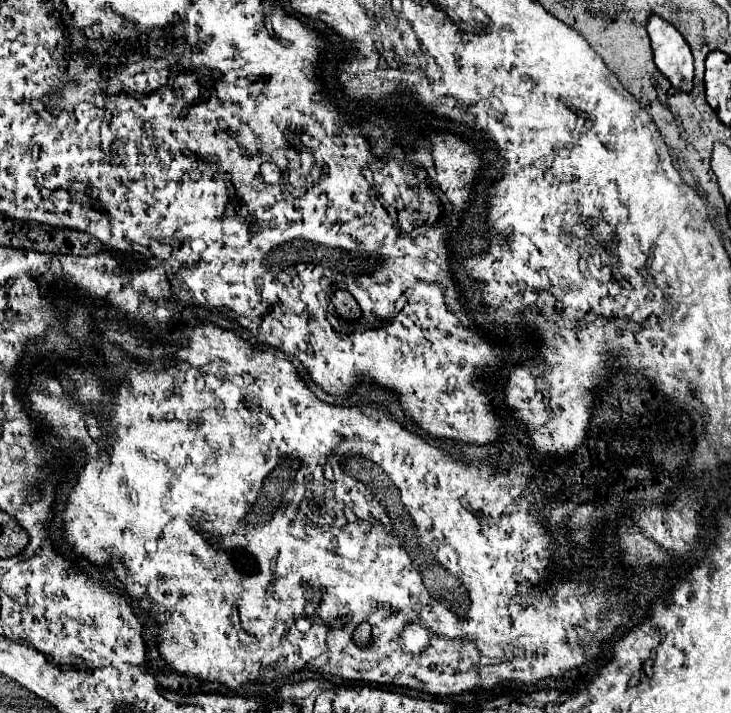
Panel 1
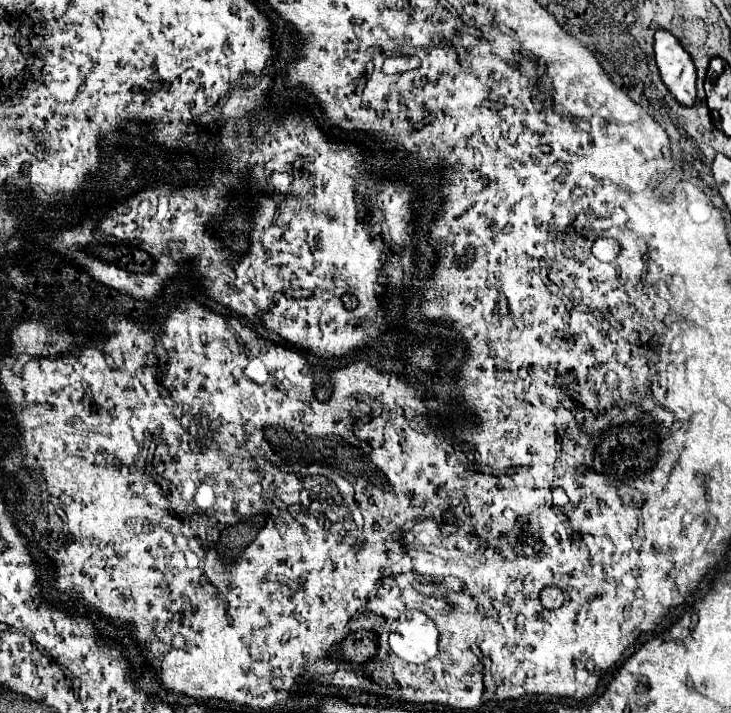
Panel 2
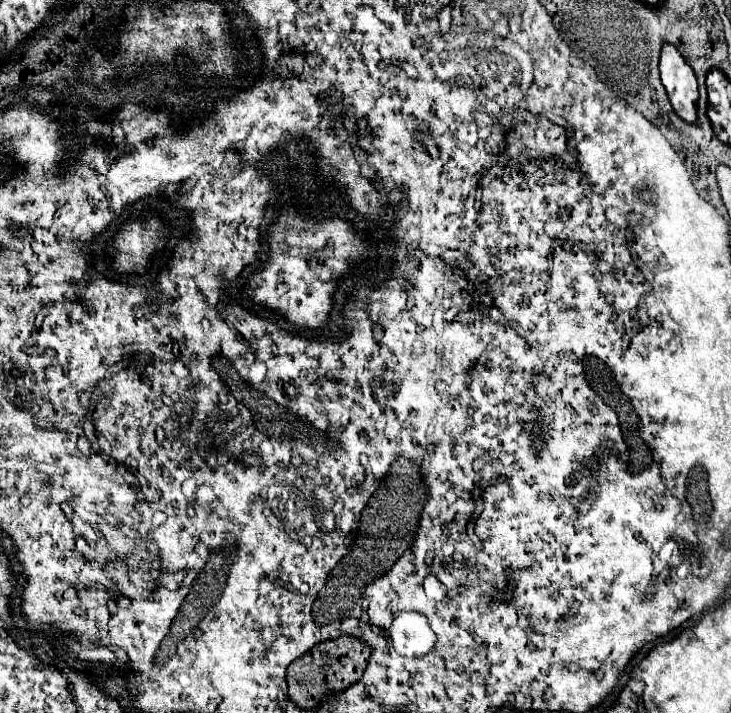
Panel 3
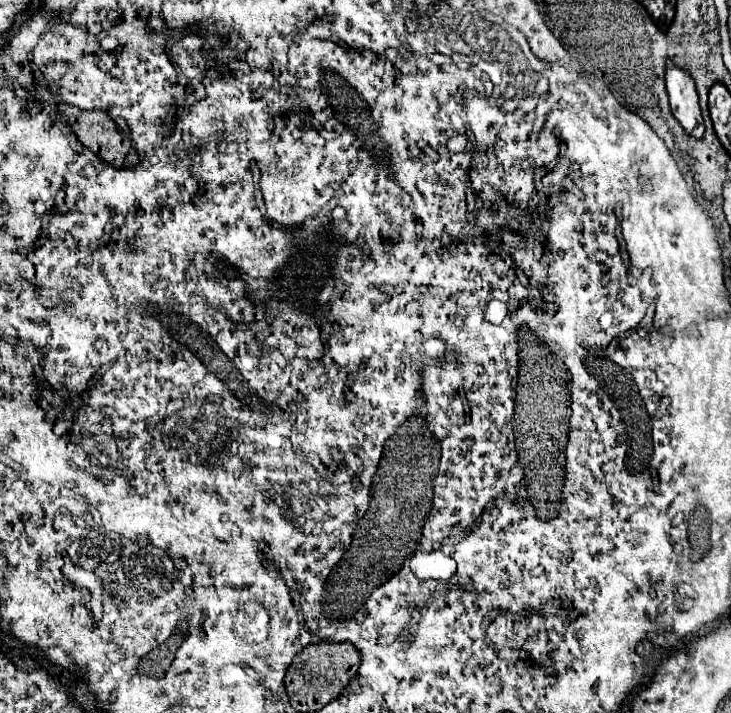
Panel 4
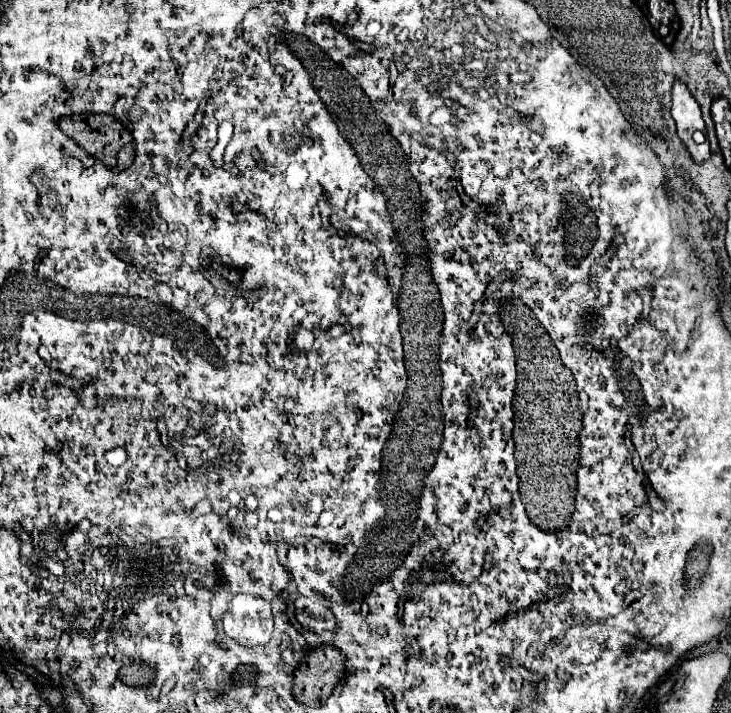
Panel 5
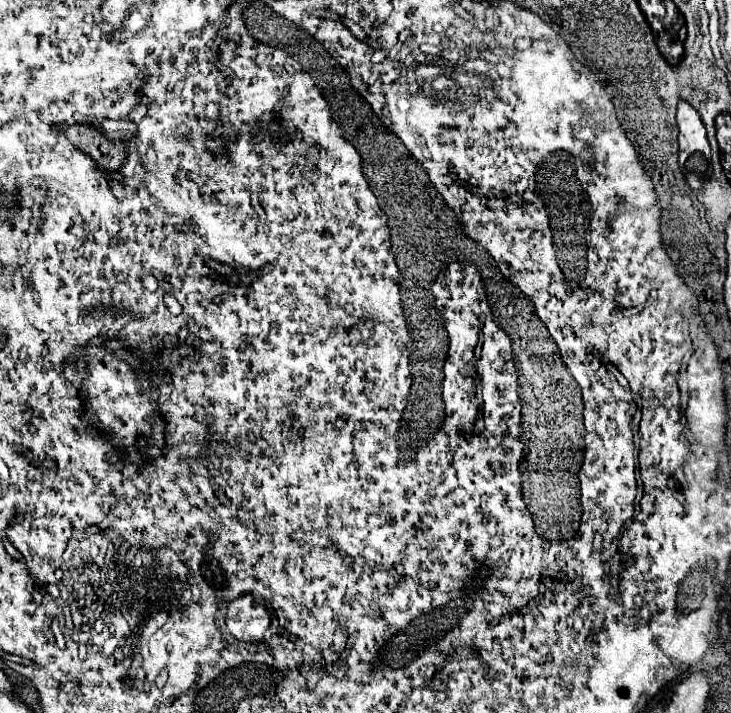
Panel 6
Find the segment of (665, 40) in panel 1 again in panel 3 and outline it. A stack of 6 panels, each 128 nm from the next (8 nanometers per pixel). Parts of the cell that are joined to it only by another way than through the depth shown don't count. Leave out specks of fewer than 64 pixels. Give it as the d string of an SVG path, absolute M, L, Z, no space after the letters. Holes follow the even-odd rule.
M664 42L660 50L660 78L668 92L674 112L686 122L696 122L696 74L682 58L682 54L676 50L676 46L668 42Z

